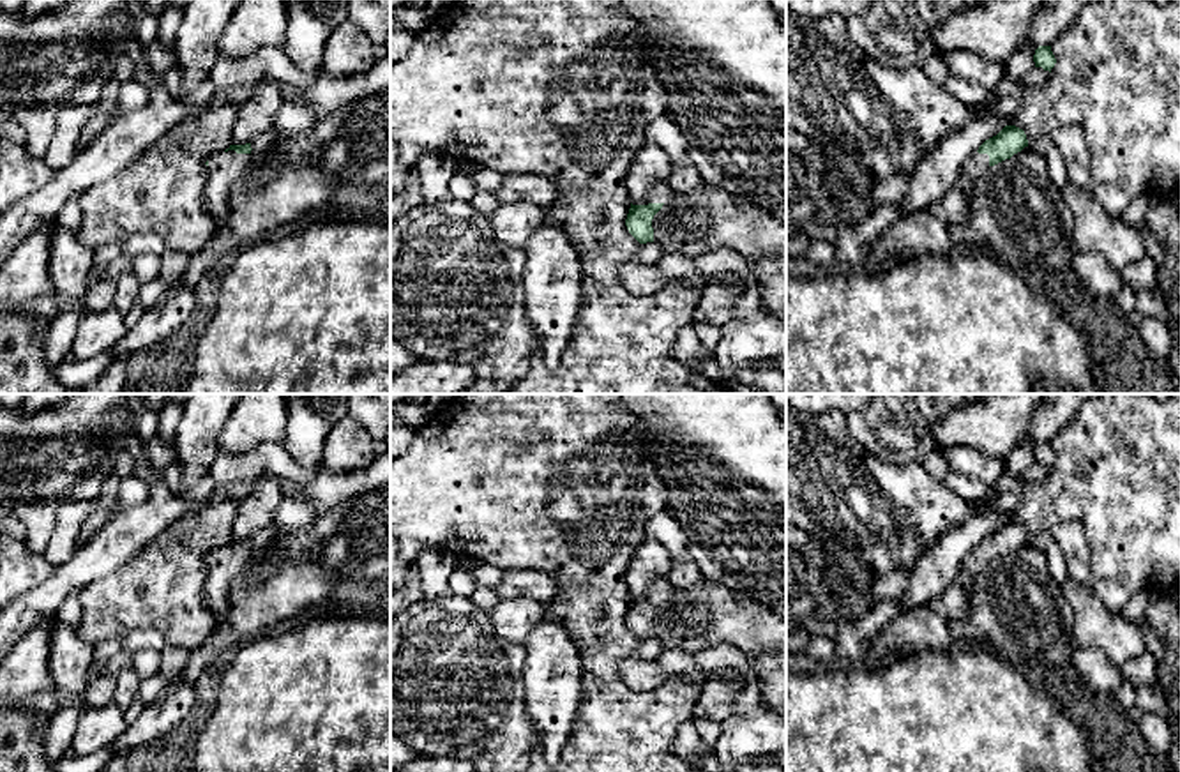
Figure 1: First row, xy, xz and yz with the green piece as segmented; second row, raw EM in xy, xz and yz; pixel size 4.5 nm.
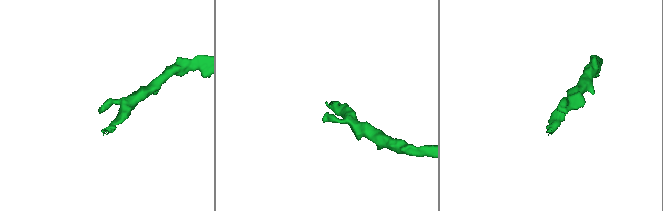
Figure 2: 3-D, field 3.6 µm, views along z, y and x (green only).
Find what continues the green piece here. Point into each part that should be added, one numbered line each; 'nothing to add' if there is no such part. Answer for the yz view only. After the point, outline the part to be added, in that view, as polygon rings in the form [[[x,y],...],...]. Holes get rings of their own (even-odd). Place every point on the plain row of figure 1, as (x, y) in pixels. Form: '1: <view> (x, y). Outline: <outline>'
1: yz (953, 605). Outline: [[[973,548],[963,564],[959,579],[929,604],[931,609],[947,622],[964,620],[968,613],[968,594],[972,590],[972,583],[987,567],[987,564],[989,551]]]

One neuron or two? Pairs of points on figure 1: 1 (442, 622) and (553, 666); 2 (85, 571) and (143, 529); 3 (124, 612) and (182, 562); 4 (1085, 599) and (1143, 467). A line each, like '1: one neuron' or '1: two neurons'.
1: two neurons
2: one neuron
3: one neuron
4: two neurons

